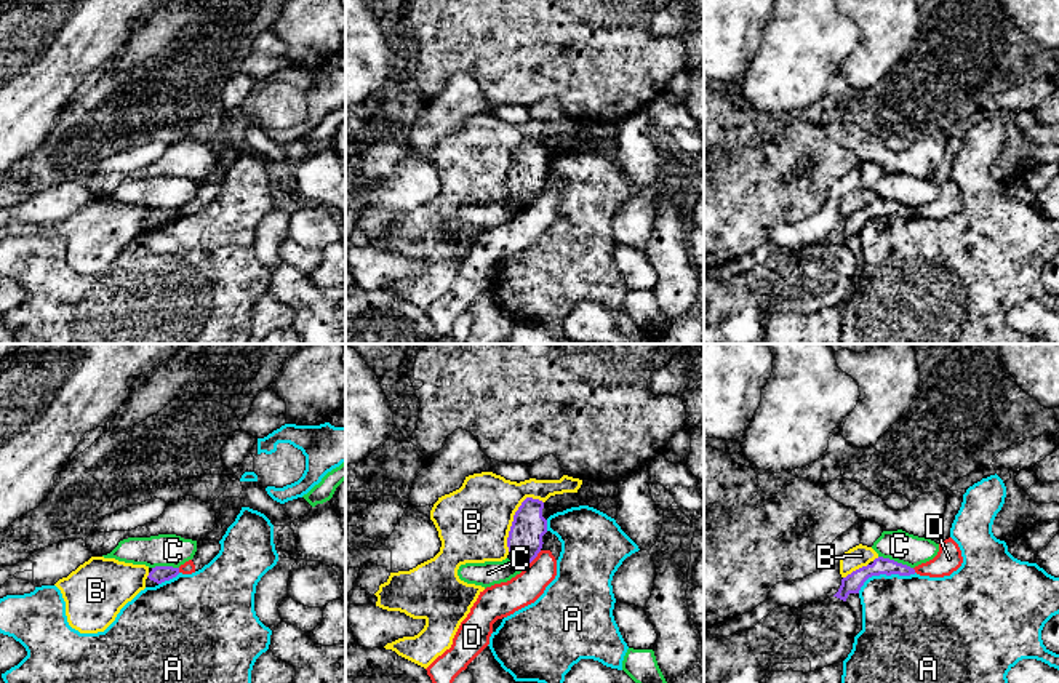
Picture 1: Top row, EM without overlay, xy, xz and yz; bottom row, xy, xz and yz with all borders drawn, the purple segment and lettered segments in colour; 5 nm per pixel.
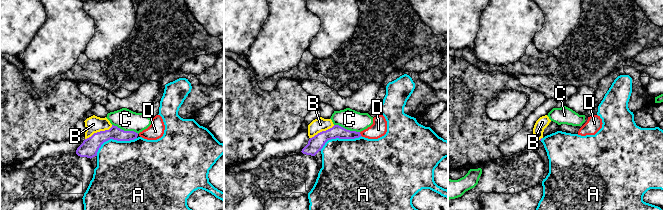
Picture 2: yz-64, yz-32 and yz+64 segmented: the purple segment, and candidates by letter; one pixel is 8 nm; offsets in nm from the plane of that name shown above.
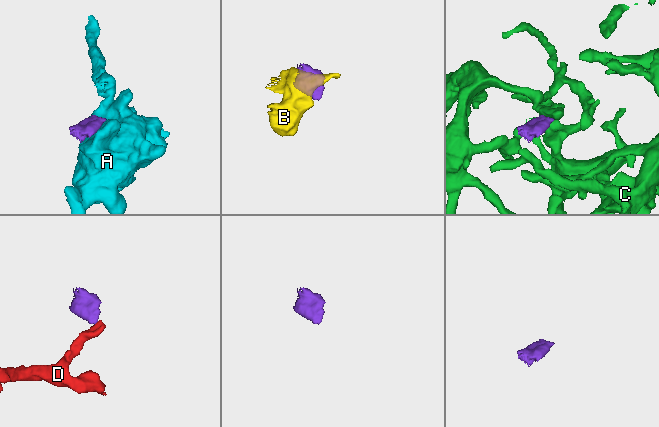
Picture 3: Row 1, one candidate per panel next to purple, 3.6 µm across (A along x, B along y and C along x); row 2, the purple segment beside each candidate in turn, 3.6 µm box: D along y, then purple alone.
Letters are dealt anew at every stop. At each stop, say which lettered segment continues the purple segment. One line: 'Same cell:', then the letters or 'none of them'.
Same cell: none of them

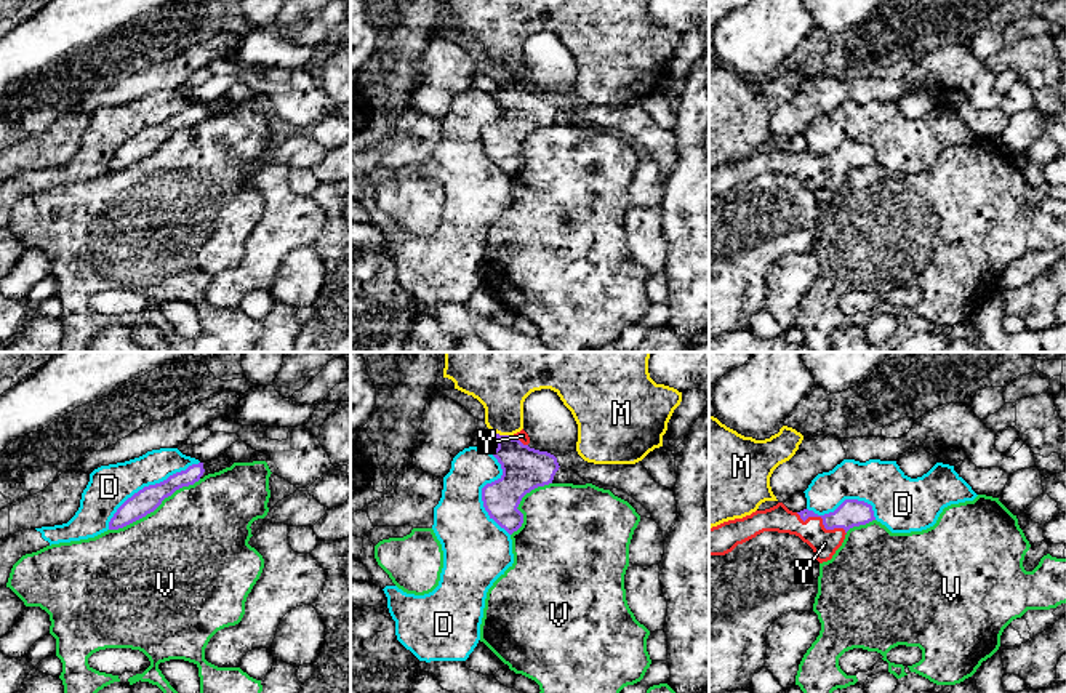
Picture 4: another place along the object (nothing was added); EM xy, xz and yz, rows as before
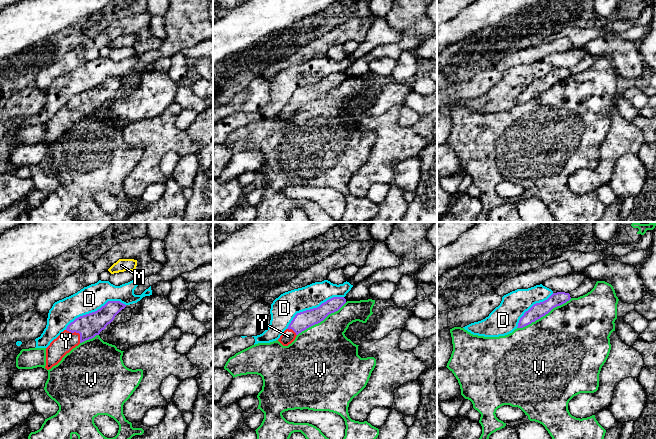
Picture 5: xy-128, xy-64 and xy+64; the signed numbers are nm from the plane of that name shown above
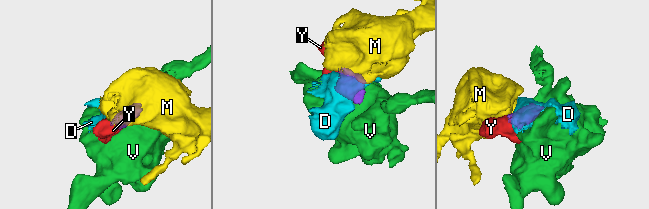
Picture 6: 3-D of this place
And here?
Same cell: Y

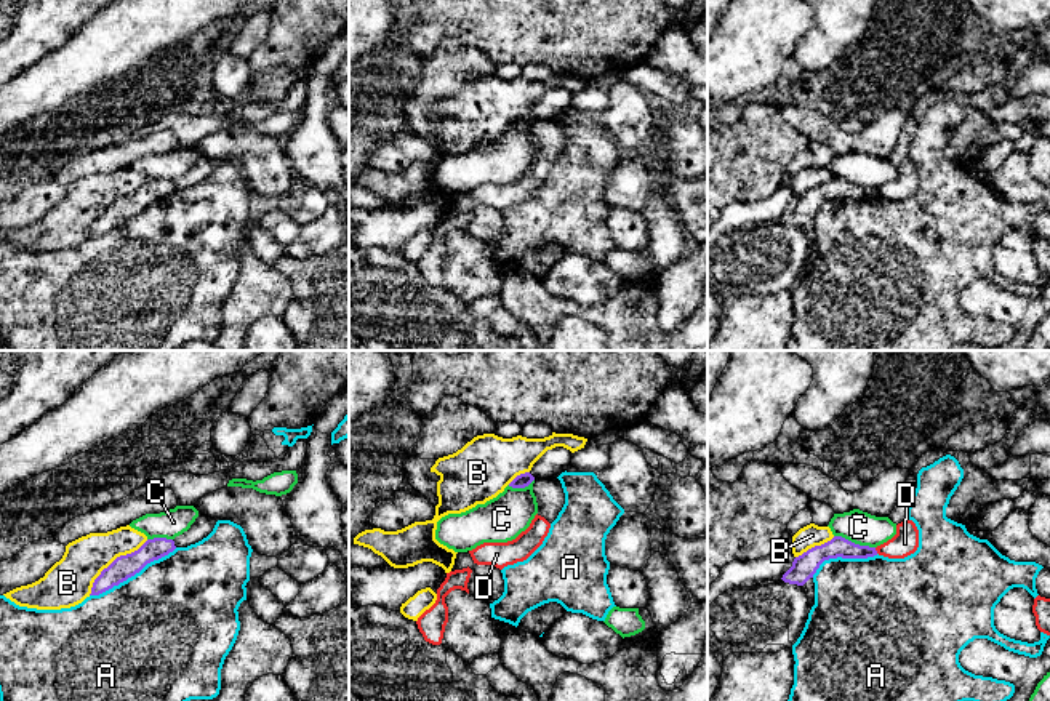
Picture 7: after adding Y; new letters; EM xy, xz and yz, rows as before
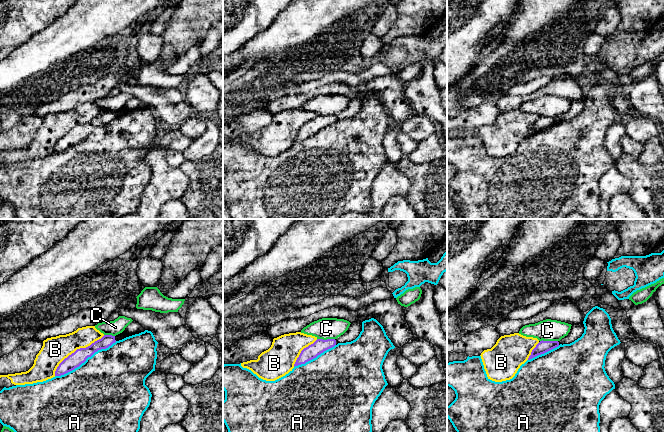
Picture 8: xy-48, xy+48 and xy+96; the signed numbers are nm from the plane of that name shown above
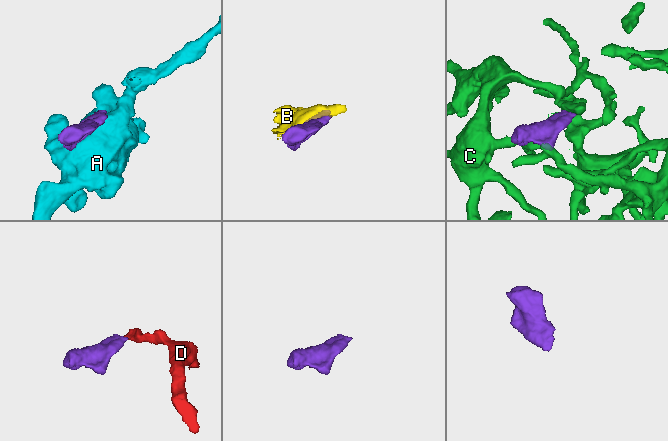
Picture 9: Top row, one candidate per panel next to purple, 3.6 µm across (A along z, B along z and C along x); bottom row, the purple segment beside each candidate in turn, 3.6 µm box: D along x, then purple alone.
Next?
Same cell: none of them

